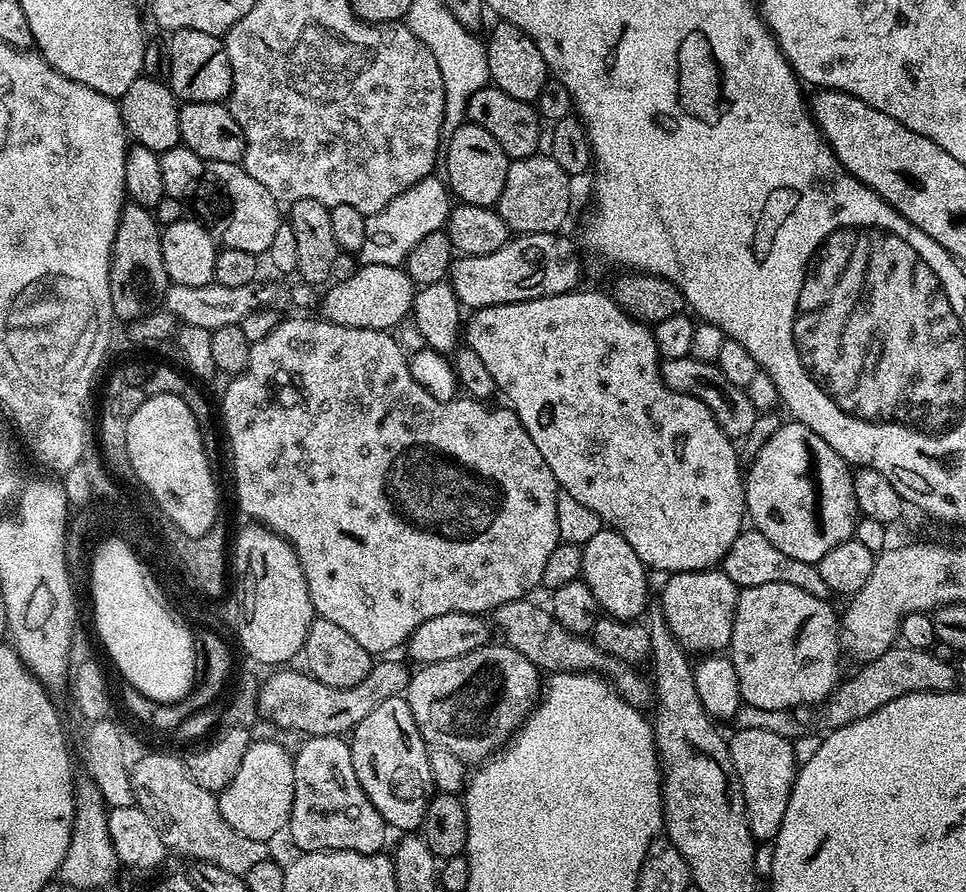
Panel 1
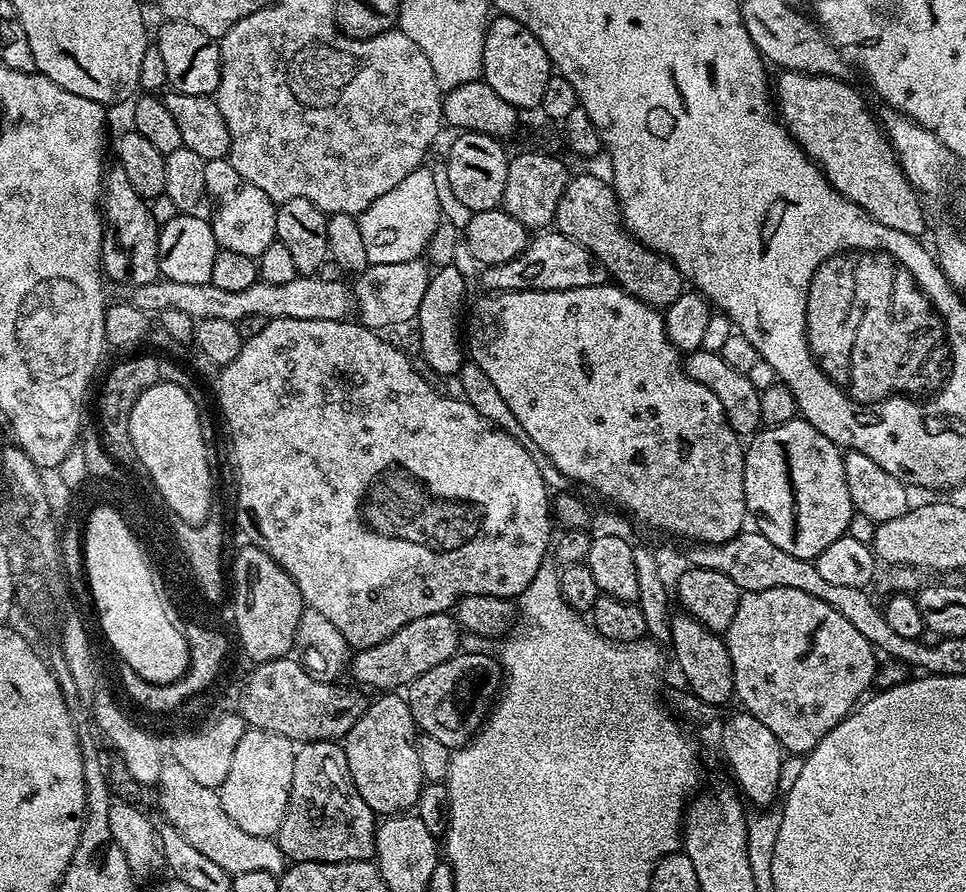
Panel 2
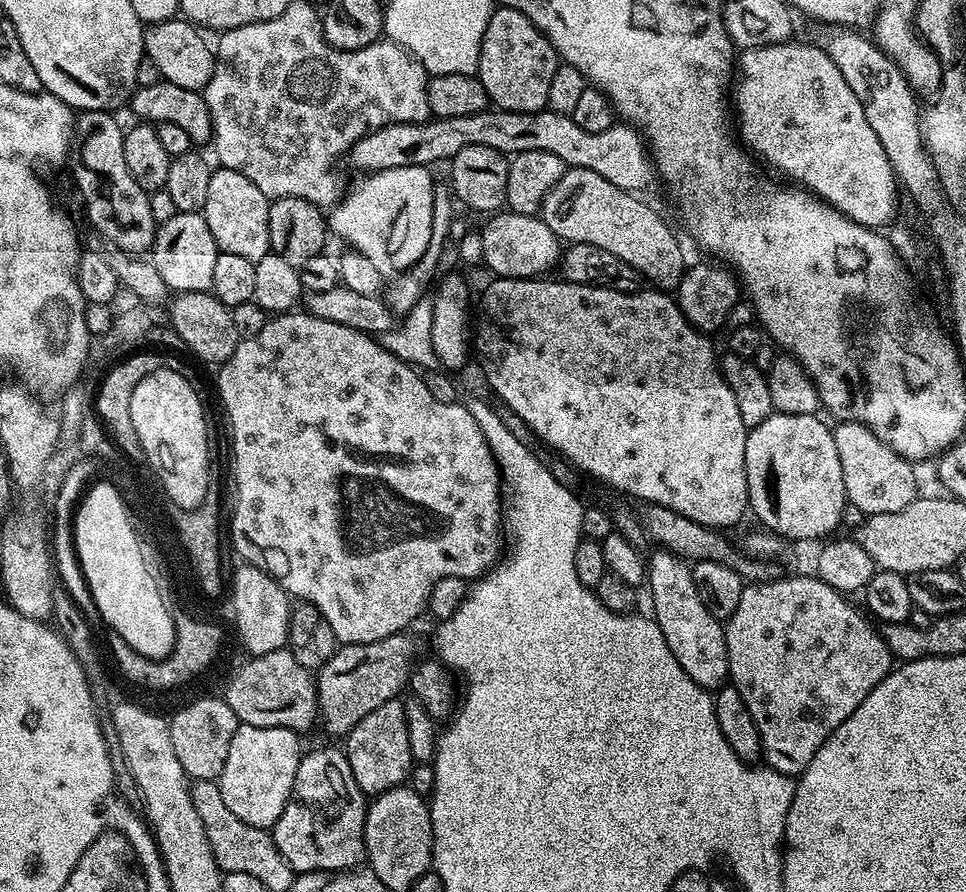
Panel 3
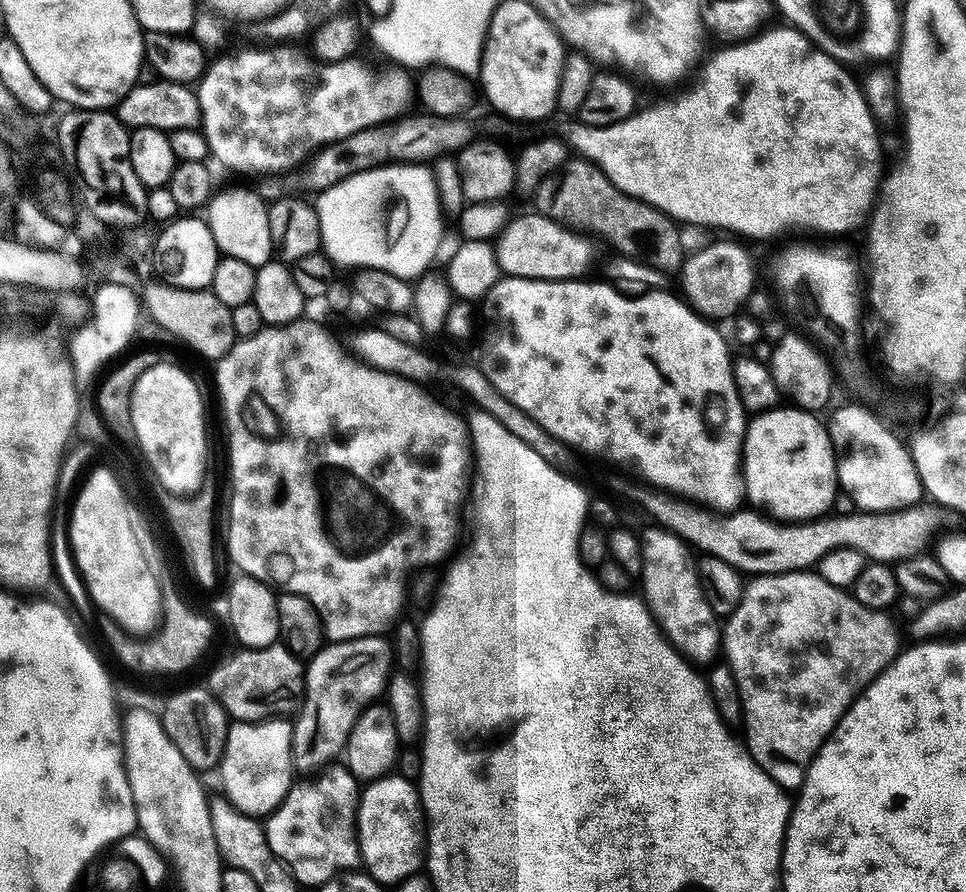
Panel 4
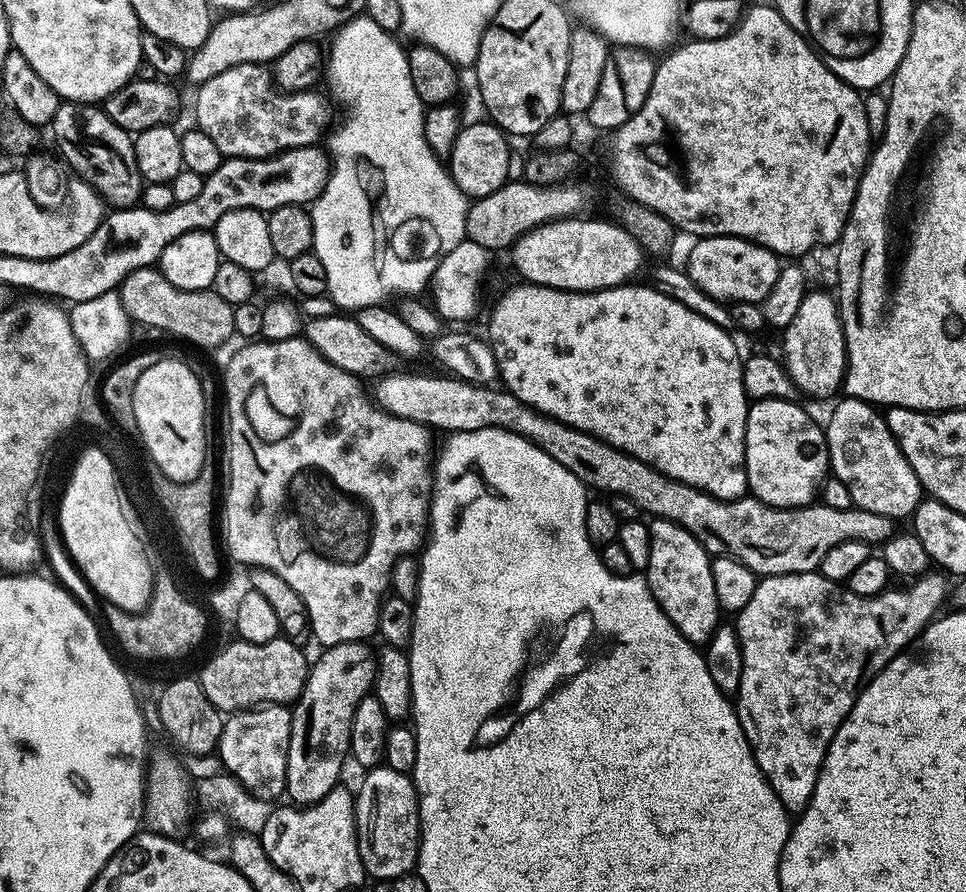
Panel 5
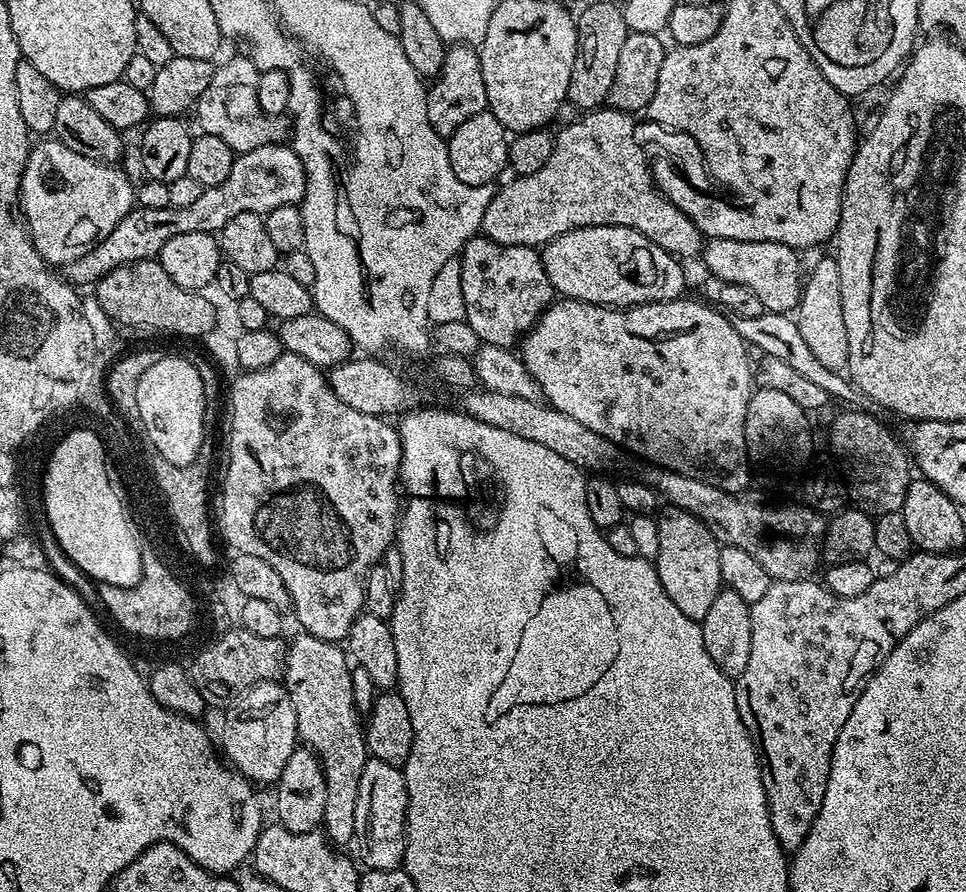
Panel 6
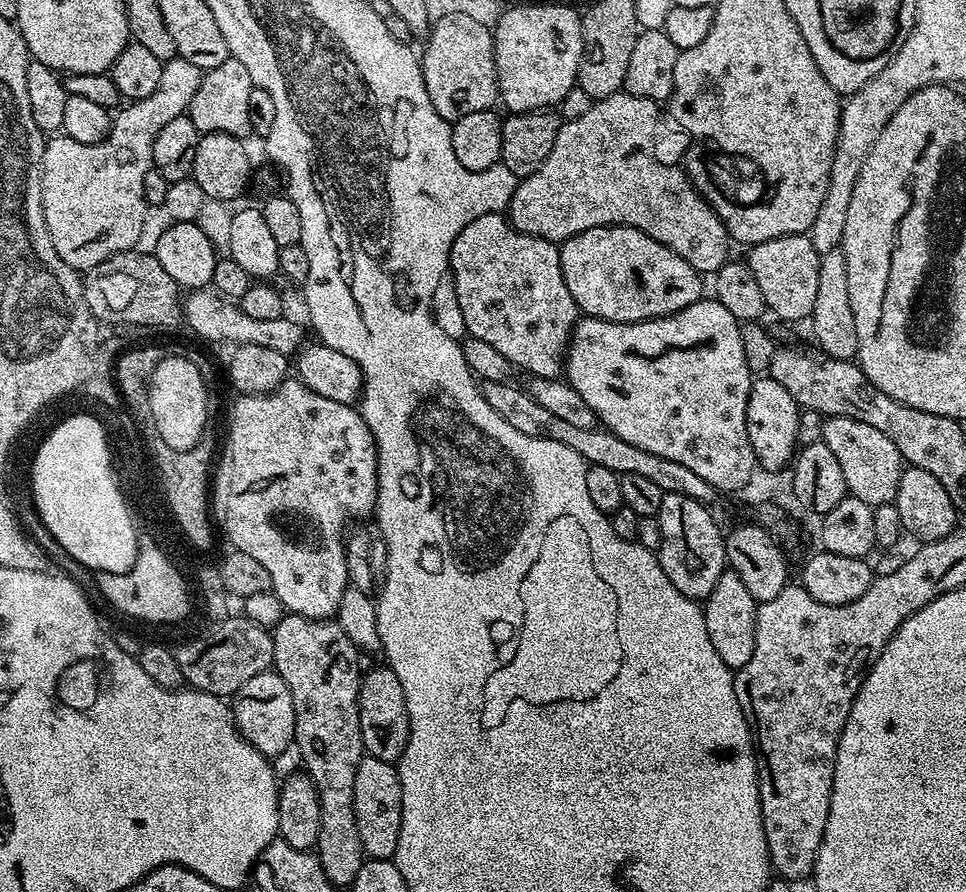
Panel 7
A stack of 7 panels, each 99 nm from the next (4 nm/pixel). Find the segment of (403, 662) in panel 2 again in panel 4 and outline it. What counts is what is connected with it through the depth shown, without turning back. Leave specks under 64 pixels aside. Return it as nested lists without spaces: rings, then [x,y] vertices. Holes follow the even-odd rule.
[[[383,635],[328,642],[309,659],[304,695],[292,722],[292,764],[297,773],[318,772],[341,759],[354,722],[385,695],[393,671],[392,645]]]

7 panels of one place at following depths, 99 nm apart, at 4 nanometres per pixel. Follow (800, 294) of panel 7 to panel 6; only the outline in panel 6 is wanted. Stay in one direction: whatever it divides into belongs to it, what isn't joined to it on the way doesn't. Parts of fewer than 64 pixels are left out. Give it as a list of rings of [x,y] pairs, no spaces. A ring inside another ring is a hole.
[[[709,239],[702,249],[702,261],[720,284],[746,286],[762,298],[765,312],[791,313],[800,303],[802,268],[797,249],[778,242],[742,242]]]

